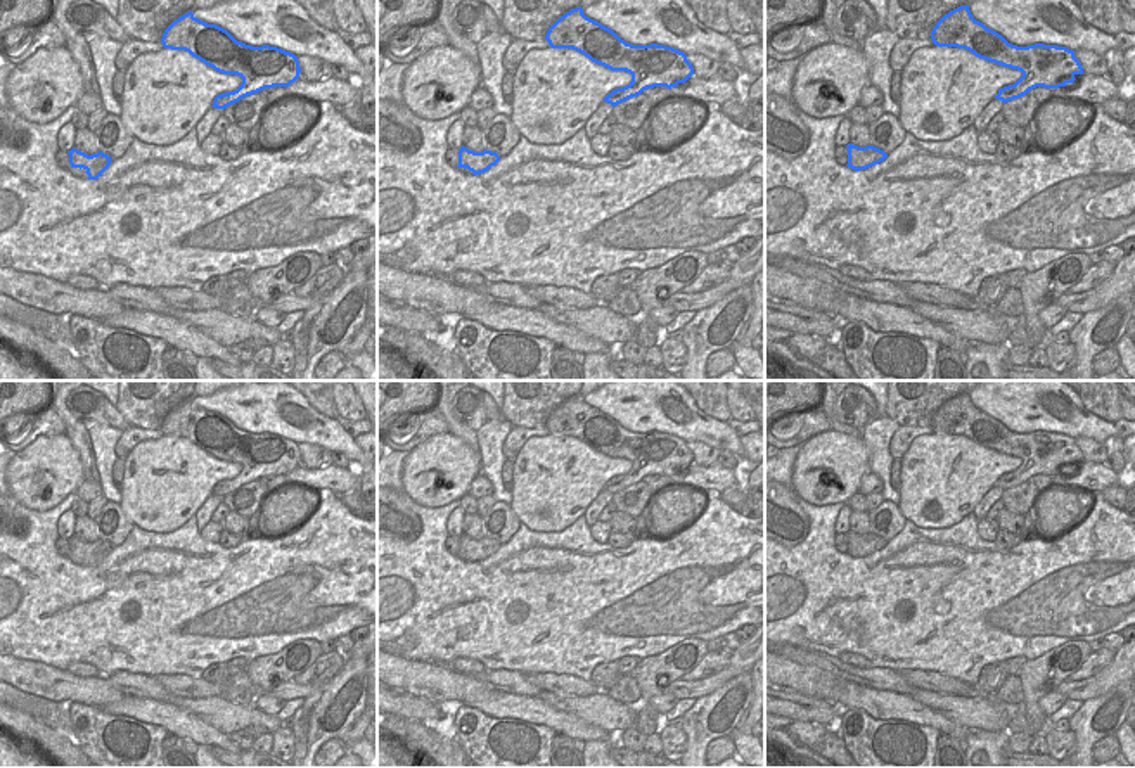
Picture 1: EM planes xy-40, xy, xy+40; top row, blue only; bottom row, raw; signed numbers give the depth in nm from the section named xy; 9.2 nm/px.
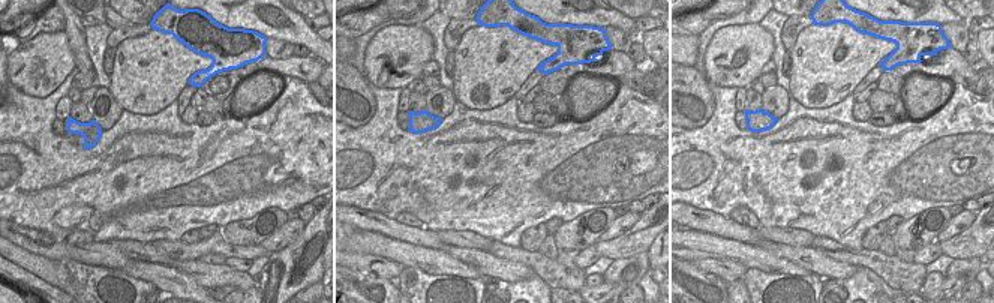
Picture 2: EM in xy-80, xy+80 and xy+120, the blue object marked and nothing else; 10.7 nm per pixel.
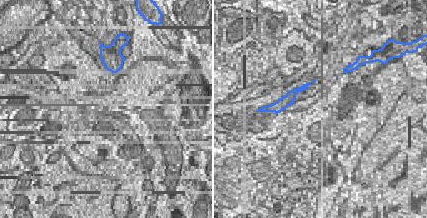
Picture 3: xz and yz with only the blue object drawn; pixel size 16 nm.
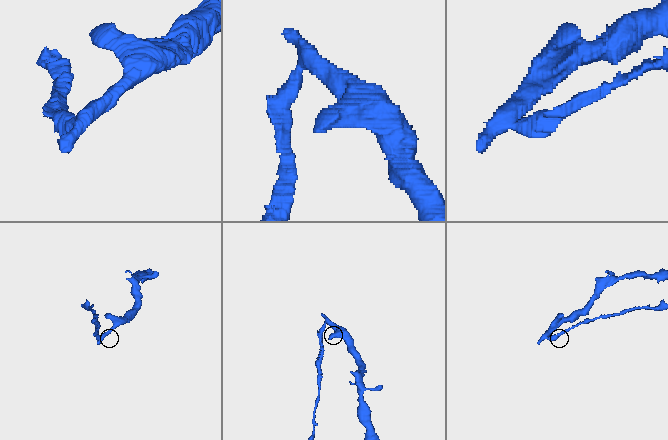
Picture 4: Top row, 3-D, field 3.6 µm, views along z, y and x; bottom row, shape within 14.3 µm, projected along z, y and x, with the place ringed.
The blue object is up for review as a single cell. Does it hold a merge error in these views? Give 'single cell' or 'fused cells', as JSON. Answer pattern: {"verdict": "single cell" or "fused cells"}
{"verdict": "fused cells"}

